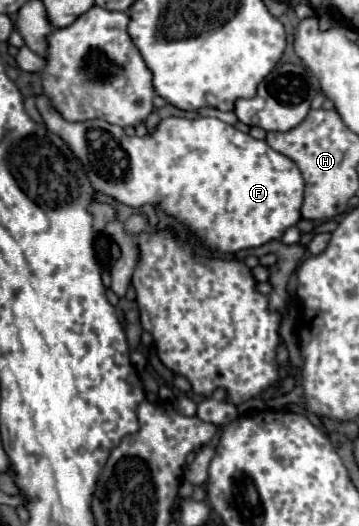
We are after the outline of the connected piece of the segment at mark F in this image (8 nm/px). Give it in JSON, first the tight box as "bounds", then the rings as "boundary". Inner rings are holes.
{"bounds":[37,95,303,253],"boundary":[[[47,95],[37,97],[37,109],[47,129],[57,133],[81,161],[95,191],[111,195],[129,207],[143,207],[145,203],[159,205],[171,217],[179,219],[191,231],[195,231],[199,239],[211,249],[237,253],[241,249],[261,247],[269,241],[281,239],[285,229],[297,225],[297,221],[301,219],[299,209],[303,203],[303,177],[297,165],[289,157],[273,151],[265,141],[257,141],[219,119],[167,117],[159,123],[153,135],[139,139],[127,137],[121,127],[109,125],[103,119],[79,123],[65,121],[61,113],[51,105]]]}

